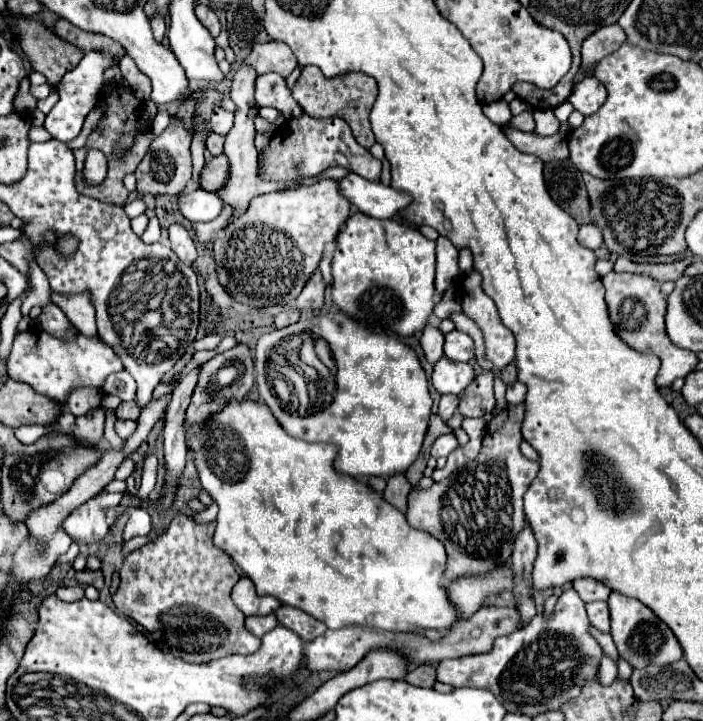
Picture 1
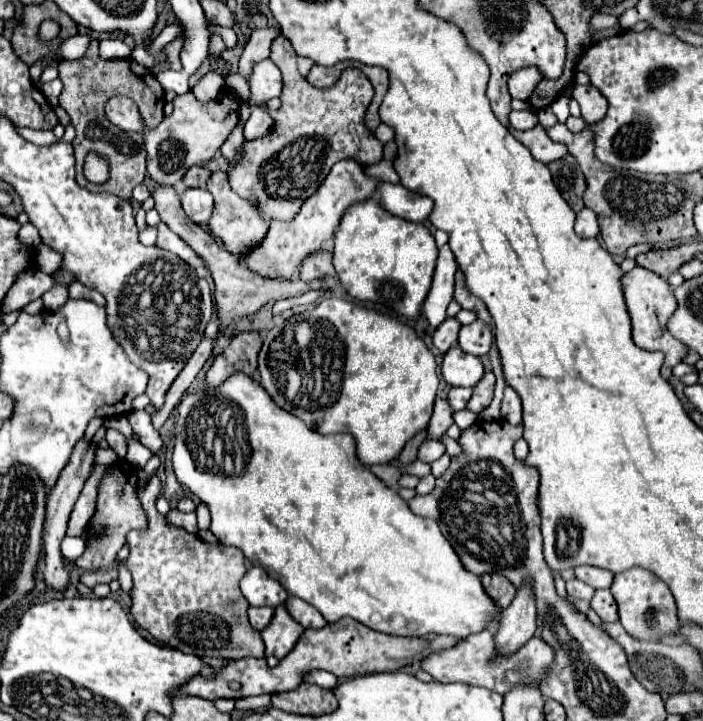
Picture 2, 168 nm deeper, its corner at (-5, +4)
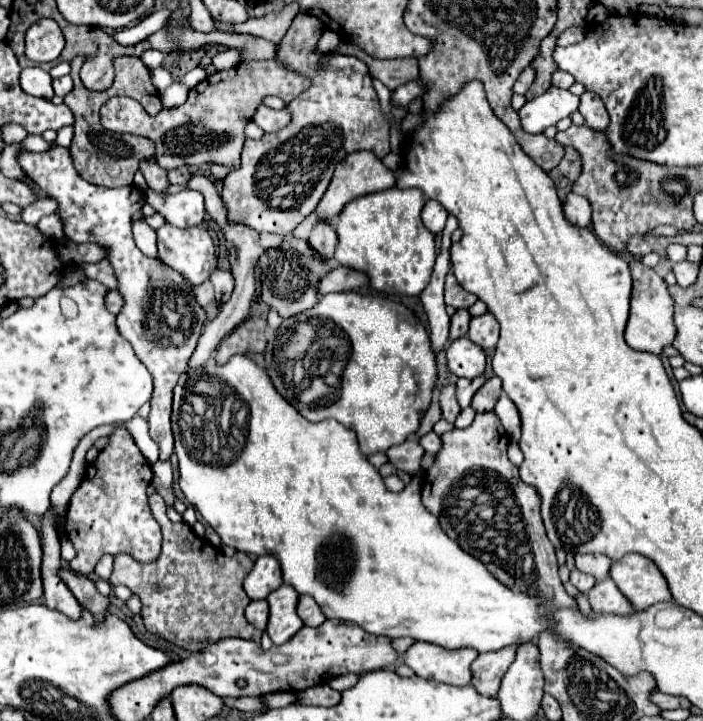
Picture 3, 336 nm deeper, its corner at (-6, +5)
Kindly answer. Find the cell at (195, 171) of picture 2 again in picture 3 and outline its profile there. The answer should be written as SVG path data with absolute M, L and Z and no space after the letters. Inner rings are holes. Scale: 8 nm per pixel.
M180 167L180 169L172 169L172 171L168 171L168 181L172 183L172 185L186 185L188 181L190 181L190 177L192 177L192 173L188 171L188 167Z

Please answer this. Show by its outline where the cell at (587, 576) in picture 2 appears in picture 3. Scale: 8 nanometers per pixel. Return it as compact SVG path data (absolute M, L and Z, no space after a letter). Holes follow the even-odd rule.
M576 555L576 569L602 581L610 575L612 561L606 555Z

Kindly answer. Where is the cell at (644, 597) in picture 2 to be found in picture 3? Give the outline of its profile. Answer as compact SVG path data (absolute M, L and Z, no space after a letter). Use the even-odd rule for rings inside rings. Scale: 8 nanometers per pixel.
M630 553L616 561L610 569L620 593L634 605L634 611L642 611L656 603L672 601L668 583L660 569L646 557Z

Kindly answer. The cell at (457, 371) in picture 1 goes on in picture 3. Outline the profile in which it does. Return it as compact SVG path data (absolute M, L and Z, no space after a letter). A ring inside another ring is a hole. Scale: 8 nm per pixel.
M468 337L452 341L450 347L446 349L446 359L448 359L448 369L454 375L466 379L480 377L486 367L484 351L472 341L468 341Z

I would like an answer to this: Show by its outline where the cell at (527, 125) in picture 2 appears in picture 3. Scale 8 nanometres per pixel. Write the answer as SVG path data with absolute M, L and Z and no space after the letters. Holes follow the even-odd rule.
M550 87L542 97L526 101L518 115L526 133L542 133L546 127L556 125L562 117L578 111L578 105L578 95L572 95L570 91L558 87Z

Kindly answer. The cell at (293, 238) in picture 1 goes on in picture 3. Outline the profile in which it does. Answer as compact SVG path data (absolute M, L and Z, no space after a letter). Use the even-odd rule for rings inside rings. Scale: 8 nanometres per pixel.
M370 151L350 153L342 163L336 165L334 177L332 177L322 201L318 203L318 209L314 211L314 215L318 221L332 221L332 217L336 217L348 201L362 197L362 195L368 195L368 193L390 189L390 187L394 187L394 183L396 183L394 173L390 169L386 169L382 165L382 161L378 157L374 157Z

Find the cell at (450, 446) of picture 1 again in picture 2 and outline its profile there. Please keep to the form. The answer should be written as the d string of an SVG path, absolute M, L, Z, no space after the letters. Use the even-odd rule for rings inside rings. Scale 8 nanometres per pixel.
M425 440L425 442L419 446L419 452L417 452L417 460L431 464L433 460L441 458L443 454L445 454L445 452L443 452L443 446L441 446L437 440Z

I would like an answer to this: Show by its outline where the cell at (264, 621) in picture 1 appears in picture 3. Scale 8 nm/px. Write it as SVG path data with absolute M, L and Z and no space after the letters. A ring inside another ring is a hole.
M250 601L250 605L246 607L246 619L256 629L264 631L268 623L268 601Z

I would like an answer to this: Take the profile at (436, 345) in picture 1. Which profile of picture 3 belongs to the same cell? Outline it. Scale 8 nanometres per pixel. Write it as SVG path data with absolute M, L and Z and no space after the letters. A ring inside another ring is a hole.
M458 309L458 311L452 315L452 321L450 321L450 341L466 335L470 319L472 319L472 317L470 317L470 313L468 313L466 309Z

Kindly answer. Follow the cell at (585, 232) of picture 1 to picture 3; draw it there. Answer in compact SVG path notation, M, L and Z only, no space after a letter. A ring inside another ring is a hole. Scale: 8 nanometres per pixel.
M570 193L566 197L566 201L564 201L564 215L576 227L588 227L592 223L592 207L590 207L590 203L584 197L574 195L574 193Z

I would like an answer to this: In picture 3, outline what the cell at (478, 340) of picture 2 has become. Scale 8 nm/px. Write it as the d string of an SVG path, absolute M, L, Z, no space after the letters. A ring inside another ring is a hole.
M484 313L482 317L474 317L470 321L468 339L472 343L476 343L478 347L482 347L484 351L494 349L494 345L498 341L498 321L490 313Z

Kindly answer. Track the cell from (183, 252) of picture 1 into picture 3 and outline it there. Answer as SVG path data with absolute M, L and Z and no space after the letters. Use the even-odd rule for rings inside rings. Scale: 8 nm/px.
M170 223L158 231L158 257L180 271L192 285L204 283L216 269L214 243L206 227L178 229Z

